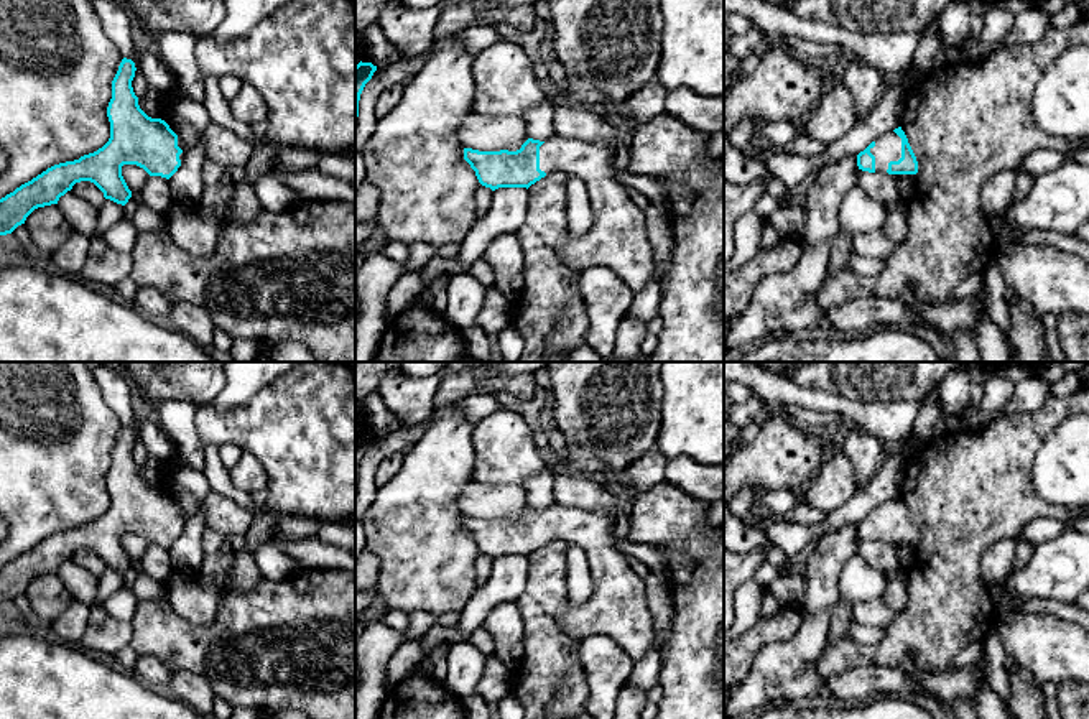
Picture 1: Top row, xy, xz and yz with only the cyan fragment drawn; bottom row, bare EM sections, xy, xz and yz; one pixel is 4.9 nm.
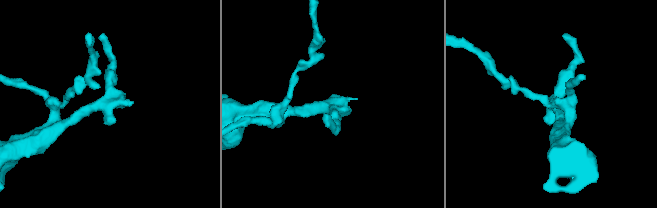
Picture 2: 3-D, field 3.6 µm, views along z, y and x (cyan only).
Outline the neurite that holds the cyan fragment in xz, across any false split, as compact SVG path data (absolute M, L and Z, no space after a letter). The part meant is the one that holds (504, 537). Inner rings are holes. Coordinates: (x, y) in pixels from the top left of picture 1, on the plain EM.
M554 503L546 510L528 507L520 518L479 520L464 517L464 528L475 540L479 551L492 559L498 556L530 556L551 541L574 543L587 554L592 576L592 596L587 602L568 602L558 614L559 627L571 637L582 640L589 635L610 637L633 661L655 647L653 617L646 605L645 581L627 561L627 551L615 536L615 517L607 512L579 510Z

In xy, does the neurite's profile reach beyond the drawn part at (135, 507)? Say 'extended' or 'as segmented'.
extended

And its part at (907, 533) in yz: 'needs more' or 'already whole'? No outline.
needs more

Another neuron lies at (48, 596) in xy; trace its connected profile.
M58 573L35 578L25 589L33 612L46 624L53 624L69 607L72 596Z

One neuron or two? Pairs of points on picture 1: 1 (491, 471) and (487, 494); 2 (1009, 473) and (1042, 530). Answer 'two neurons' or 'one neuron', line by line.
1: two neurons
2: two neurons

